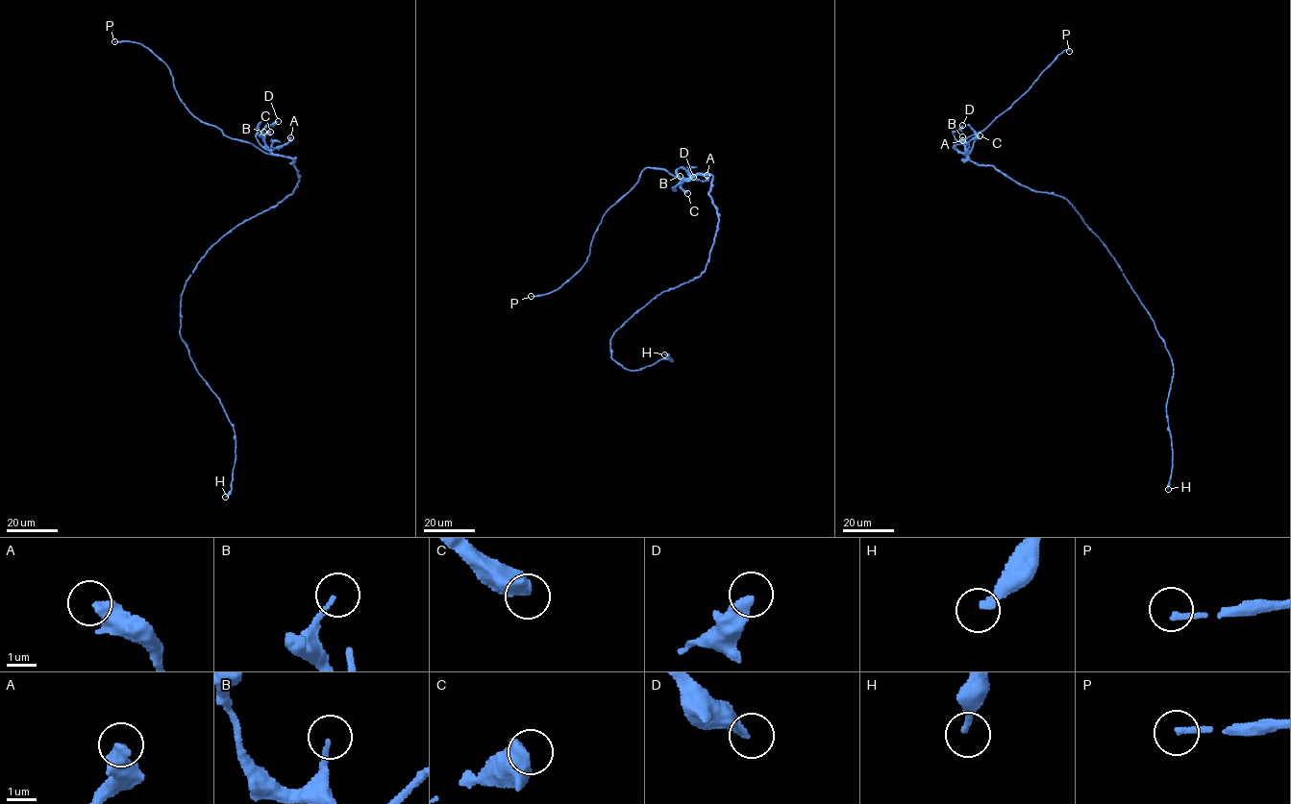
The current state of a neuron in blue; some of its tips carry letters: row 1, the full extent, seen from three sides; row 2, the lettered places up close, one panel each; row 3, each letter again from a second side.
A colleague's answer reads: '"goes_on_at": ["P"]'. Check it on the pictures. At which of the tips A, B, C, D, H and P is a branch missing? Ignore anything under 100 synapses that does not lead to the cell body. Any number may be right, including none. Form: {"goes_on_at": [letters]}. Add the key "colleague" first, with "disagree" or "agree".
{"colleague": "agree", "goes_on_at": ["P"]}

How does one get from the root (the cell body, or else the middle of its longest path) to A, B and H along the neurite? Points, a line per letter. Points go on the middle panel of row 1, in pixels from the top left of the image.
A: (705, 267), (718, 221), (717, 207), (709, 194), (712, 177), (699, 174), (689, 178), (705, 181), (707, 175)
B: (705, 267), (718, 221), (717, 207), (709, 194), (712, 177), (699, 174), (686, 180), (680, 176)
H: (705, 267), (692, 280), (654, 298), (610, 339), (611, 357), (630, 370), (660, 359), (673, 361), (664, 354)

